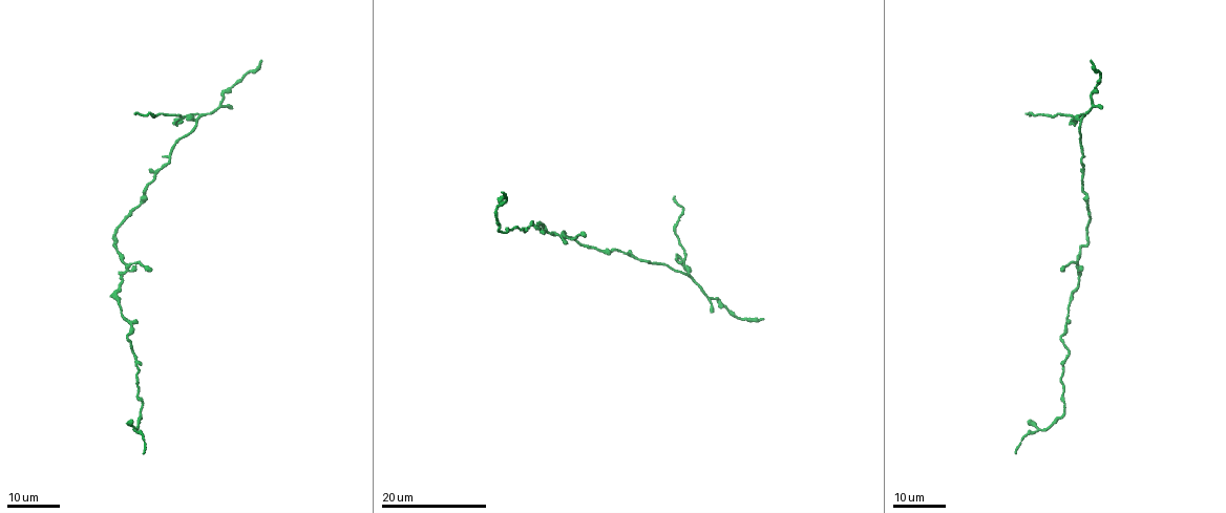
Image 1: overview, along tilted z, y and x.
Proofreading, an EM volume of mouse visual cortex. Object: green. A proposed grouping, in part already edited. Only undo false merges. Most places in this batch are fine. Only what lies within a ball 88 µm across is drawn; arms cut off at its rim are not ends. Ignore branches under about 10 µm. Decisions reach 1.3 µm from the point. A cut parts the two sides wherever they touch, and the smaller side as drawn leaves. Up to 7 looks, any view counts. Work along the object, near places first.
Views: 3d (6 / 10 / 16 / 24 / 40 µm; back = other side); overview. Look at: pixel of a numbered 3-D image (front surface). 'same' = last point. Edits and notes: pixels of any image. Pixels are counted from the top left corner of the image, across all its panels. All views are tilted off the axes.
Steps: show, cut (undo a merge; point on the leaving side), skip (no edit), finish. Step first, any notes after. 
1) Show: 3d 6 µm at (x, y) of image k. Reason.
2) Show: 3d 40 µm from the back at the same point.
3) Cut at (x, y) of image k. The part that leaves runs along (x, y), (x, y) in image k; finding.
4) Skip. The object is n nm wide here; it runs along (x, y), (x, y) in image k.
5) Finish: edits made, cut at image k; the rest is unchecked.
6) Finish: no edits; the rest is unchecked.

Show: 3d 16 µm at (169, 158) of image 1. Three-way junction.

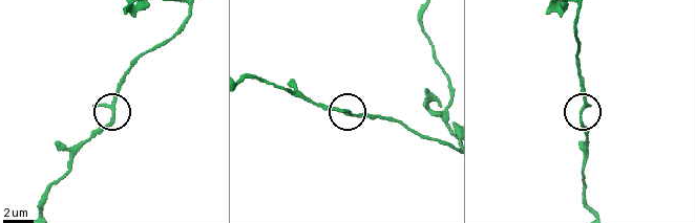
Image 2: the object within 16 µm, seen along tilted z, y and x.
Show: 3d 10 µm at (579, 116) of image 2.

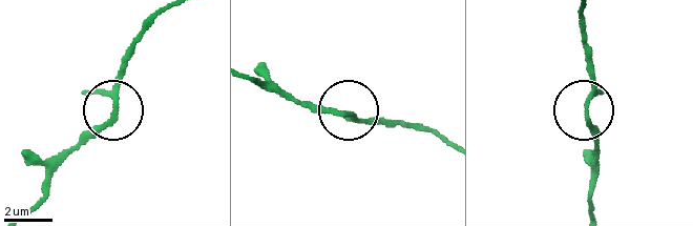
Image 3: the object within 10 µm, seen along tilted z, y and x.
Skip. It runs along (590, 205), (593, 139), (587, 115), (592, 79), (587, 50) in image 3; continuous, no second neuron.

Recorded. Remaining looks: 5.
Show: 3d 16 µm at (614, 250) of image 1. Sudden change in width.

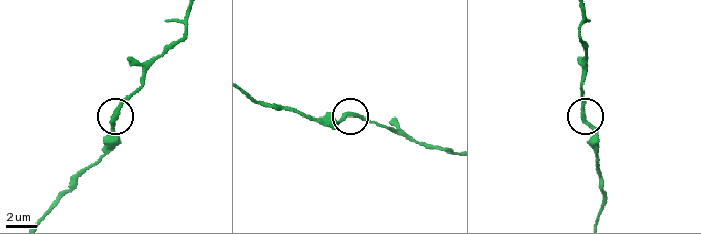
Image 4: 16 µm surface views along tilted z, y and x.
Show: 3d 6 µm at (355, 115) of image 4.

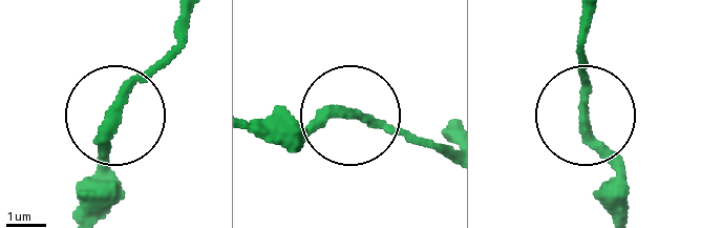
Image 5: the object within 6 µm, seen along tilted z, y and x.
Skip. All the same neuron.

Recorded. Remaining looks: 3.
Show: 3d 16 µm at (200, 116) of image 1. Three arms meet.

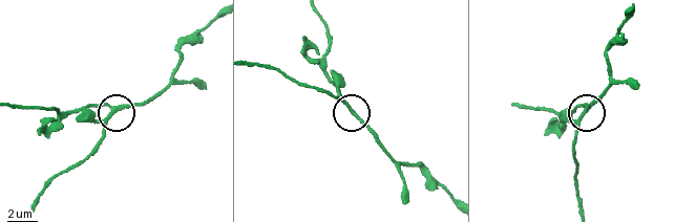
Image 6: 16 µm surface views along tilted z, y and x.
Show: 3d 6 µm at (112, 108) of image 6.

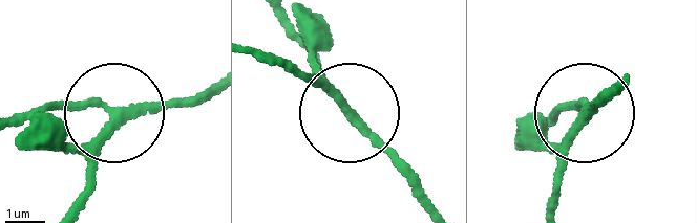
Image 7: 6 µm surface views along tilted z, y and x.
Cut at (19, 118) of image 7. The part that leaves runs along (66, 106), (24, 116) in image 7; a second neuron is stuck on.

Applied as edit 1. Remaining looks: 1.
Finish: edits made, cut at image 7; the rest is unchecked.

